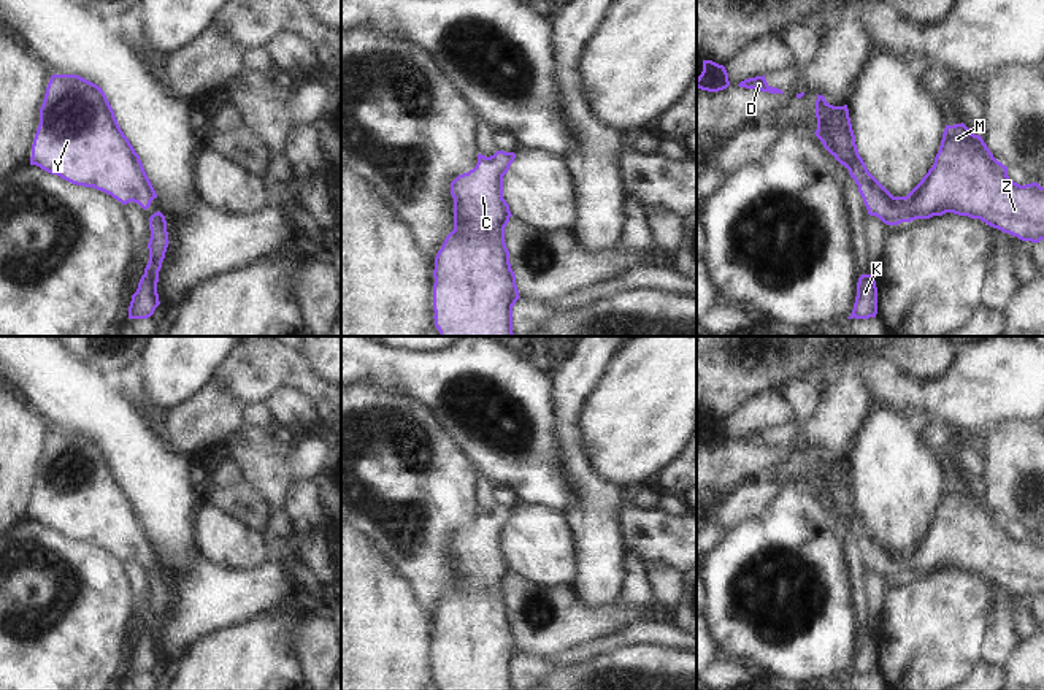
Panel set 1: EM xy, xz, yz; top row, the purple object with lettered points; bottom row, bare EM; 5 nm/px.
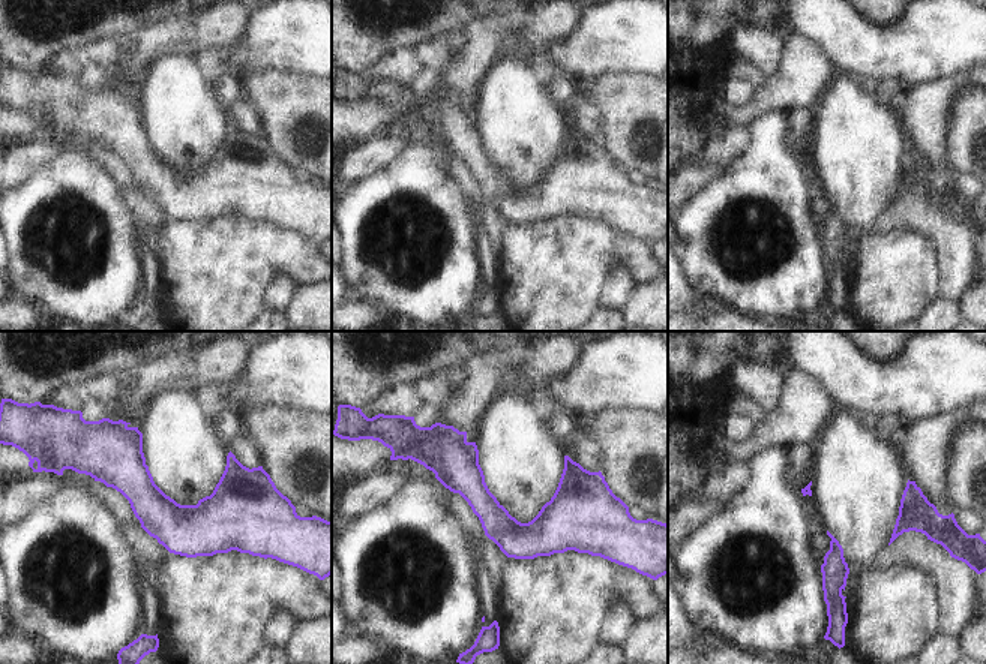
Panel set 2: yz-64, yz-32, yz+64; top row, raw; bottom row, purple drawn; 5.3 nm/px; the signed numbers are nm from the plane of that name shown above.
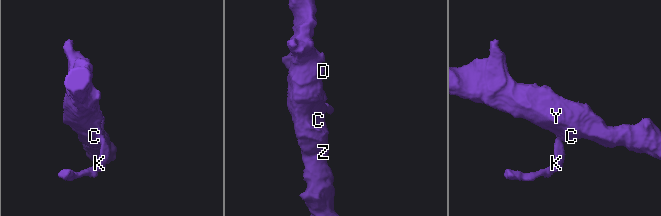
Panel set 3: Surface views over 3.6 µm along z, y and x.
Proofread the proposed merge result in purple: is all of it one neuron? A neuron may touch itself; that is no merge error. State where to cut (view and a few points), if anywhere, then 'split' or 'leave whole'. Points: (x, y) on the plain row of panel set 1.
cut none; leave whole

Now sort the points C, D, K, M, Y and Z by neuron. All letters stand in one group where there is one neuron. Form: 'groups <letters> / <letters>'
groups C D K M Y Z

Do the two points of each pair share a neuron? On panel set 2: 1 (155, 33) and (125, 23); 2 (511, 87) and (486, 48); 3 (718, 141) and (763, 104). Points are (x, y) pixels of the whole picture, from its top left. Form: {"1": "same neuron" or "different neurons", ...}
{"1": "different neurons", "2": "different neurons", "3": "different neurons"}

